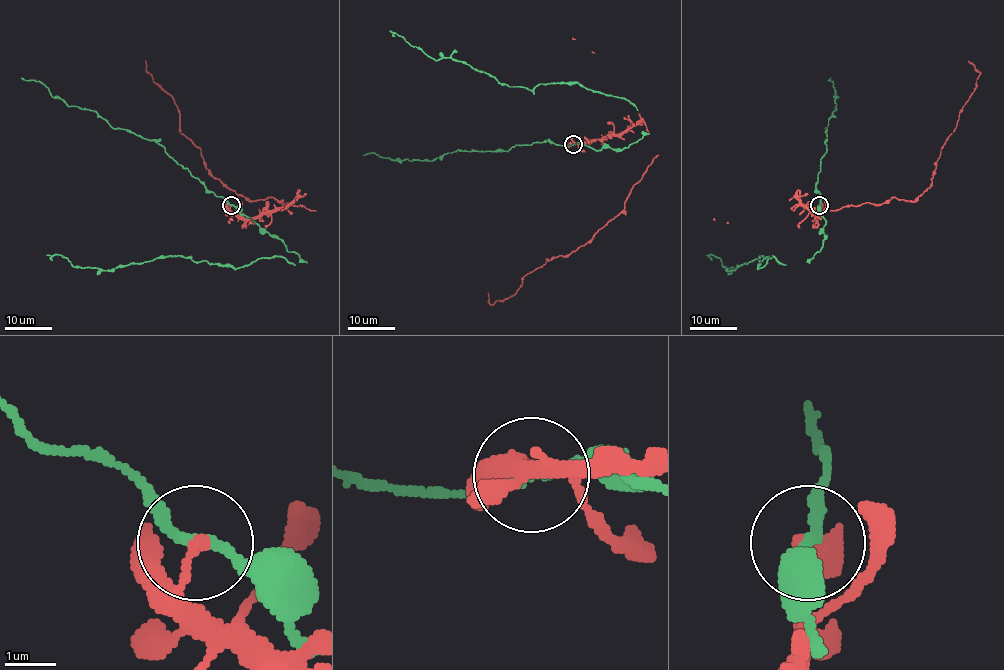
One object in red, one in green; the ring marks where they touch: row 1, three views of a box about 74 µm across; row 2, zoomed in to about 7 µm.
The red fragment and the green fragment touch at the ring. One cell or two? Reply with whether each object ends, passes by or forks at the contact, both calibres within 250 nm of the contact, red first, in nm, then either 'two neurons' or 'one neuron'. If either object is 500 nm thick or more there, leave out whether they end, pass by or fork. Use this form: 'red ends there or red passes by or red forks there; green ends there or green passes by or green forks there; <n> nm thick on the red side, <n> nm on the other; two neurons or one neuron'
red ends there; green passes by; 170 nm thick on the red side, 200 nm on the other; one neuron

